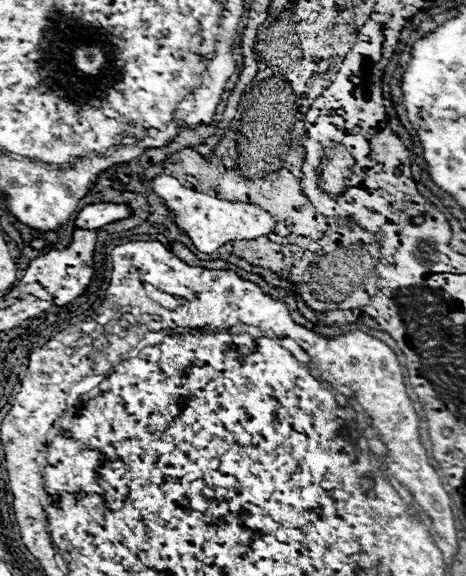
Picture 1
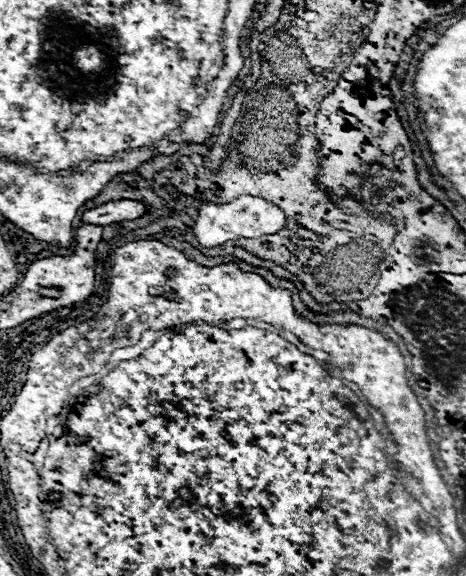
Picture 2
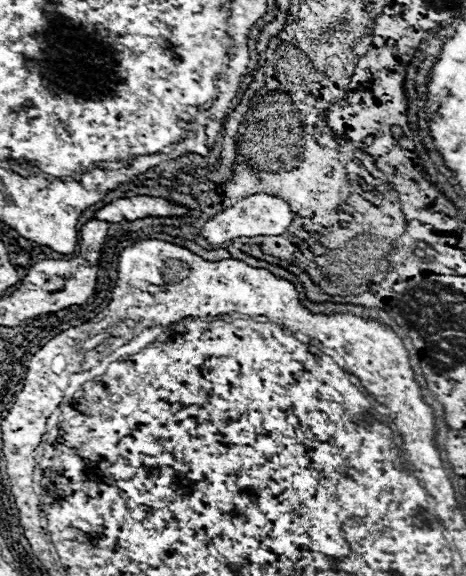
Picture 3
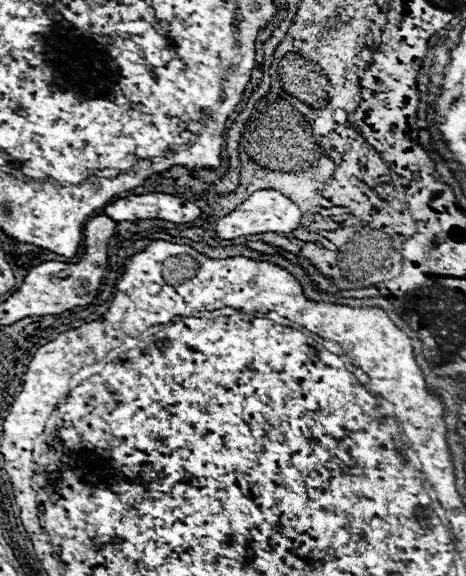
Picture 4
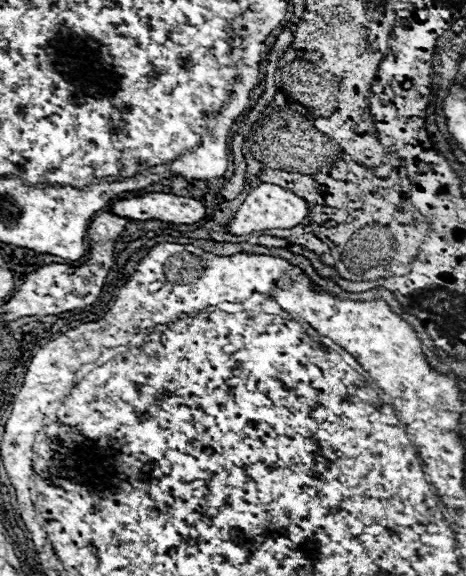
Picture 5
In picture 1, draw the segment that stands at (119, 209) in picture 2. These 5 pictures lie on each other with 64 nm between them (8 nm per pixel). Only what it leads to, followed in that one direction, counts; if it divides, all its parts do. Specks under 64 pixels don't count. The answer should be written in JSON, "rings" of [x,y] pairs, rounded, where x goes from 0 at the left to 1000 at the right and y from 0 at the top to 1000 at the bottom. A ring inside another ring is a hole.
{"rings":[[[197,354],[167,368],[163,375],[163,396],[189,396],[210,399],[227,389],[240,389],[249,382],[266,382],[283,375],[283,361],[275,354]]]}

